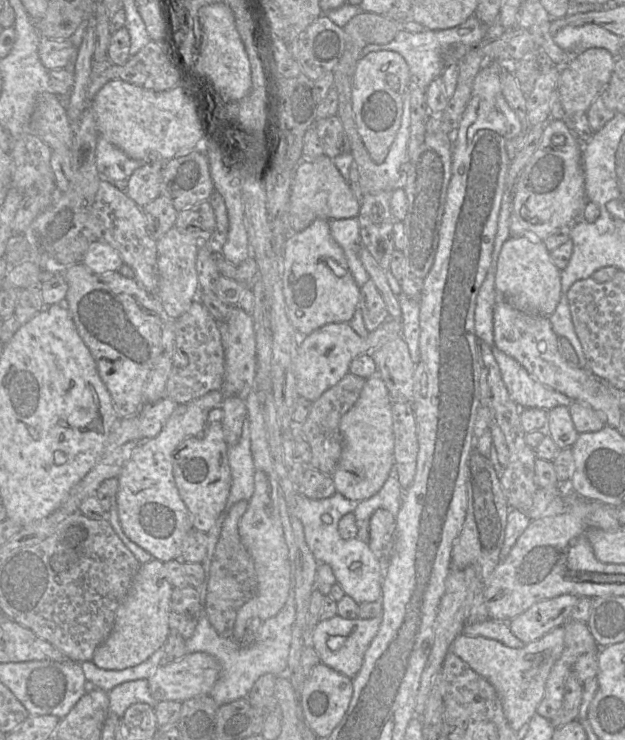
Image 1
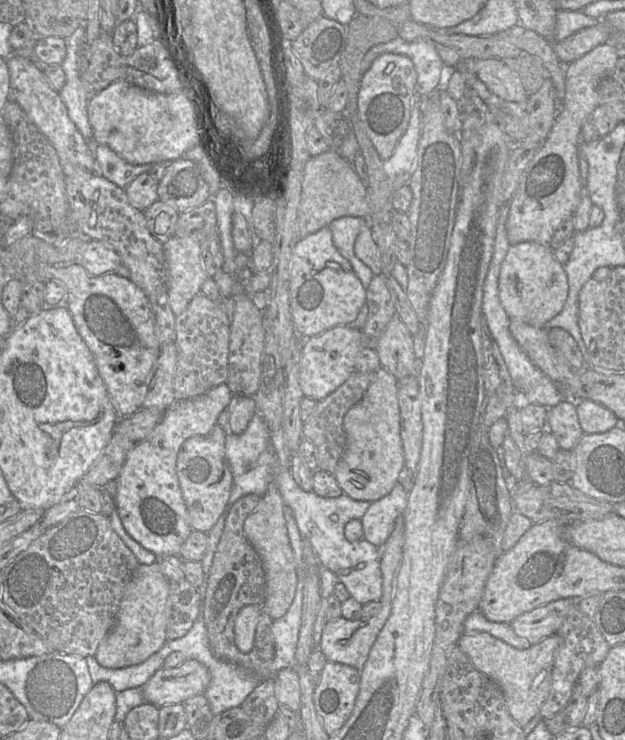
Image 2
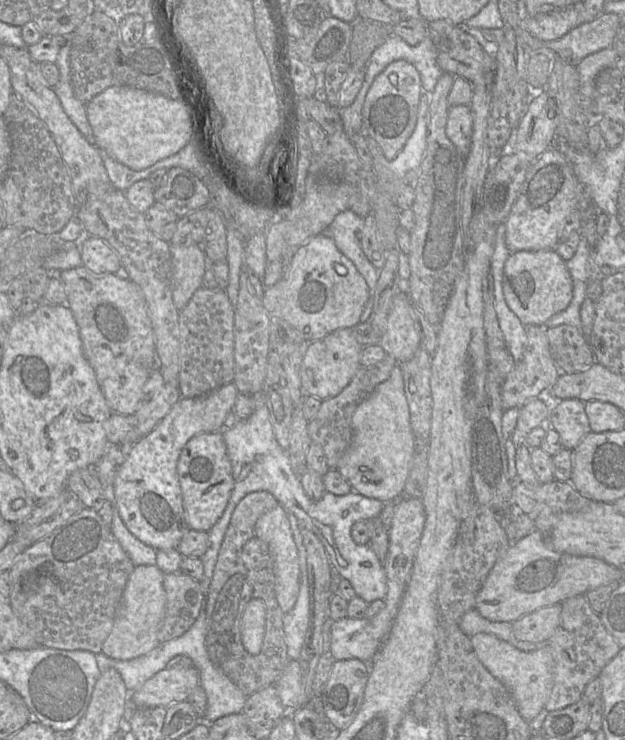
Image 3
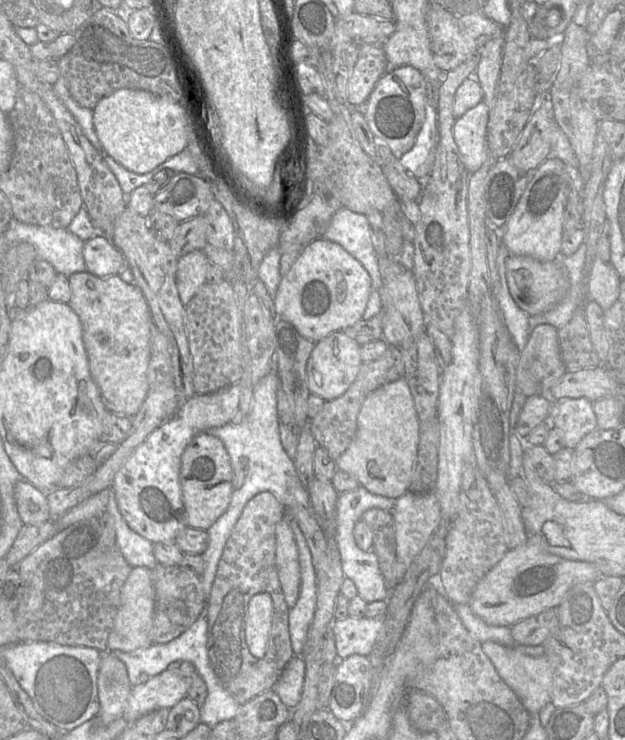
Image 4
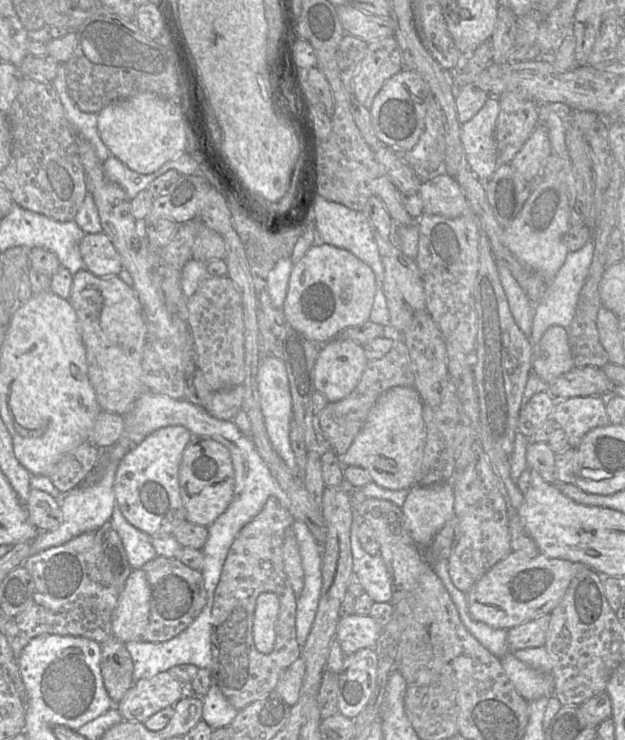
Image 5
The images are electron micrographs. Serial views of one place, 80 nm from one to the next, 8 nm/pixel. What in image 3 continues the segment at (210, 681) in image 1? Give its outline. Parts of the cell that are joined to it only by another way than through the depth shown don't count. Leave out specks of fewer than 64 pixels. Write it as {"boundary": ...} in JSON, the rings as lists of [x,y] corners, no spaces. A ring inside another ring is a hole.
{"boundary":[[[164,668],[149,678],[138,689],[130,692],[130,699],[137,709],[163,706],[168,707],[173,703],[187,700],[189,694],[200,685],[198,669],[189,668]]]}

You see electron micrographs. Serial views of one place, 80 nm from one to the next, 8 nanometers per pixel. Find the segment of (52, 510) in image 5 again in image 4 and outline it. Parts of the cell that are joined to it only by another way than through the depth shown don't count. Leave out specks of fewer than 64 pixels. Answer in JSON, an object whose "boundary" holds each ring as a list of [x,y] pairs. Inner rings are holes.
{"boundary":[[[25,479],[14,485],[14,499],[23,524],[37,525],[52,519],[47,494]]]}

